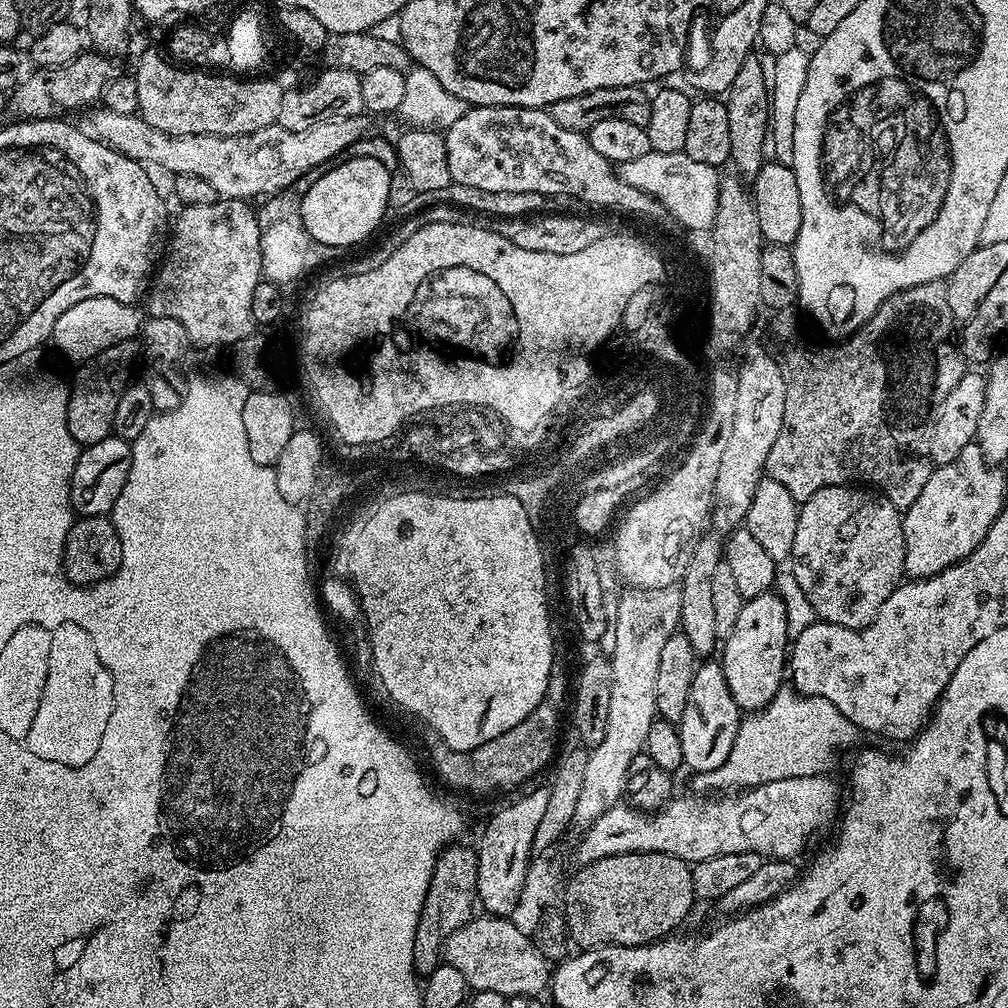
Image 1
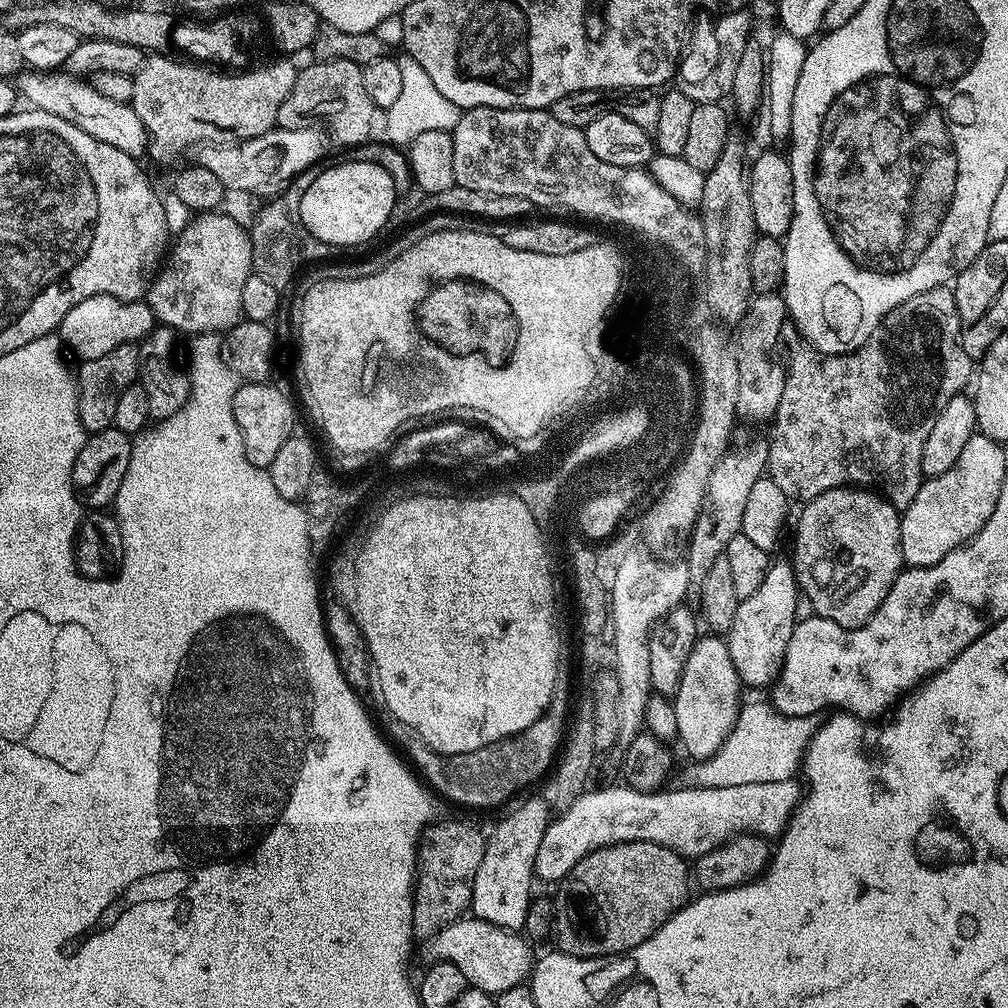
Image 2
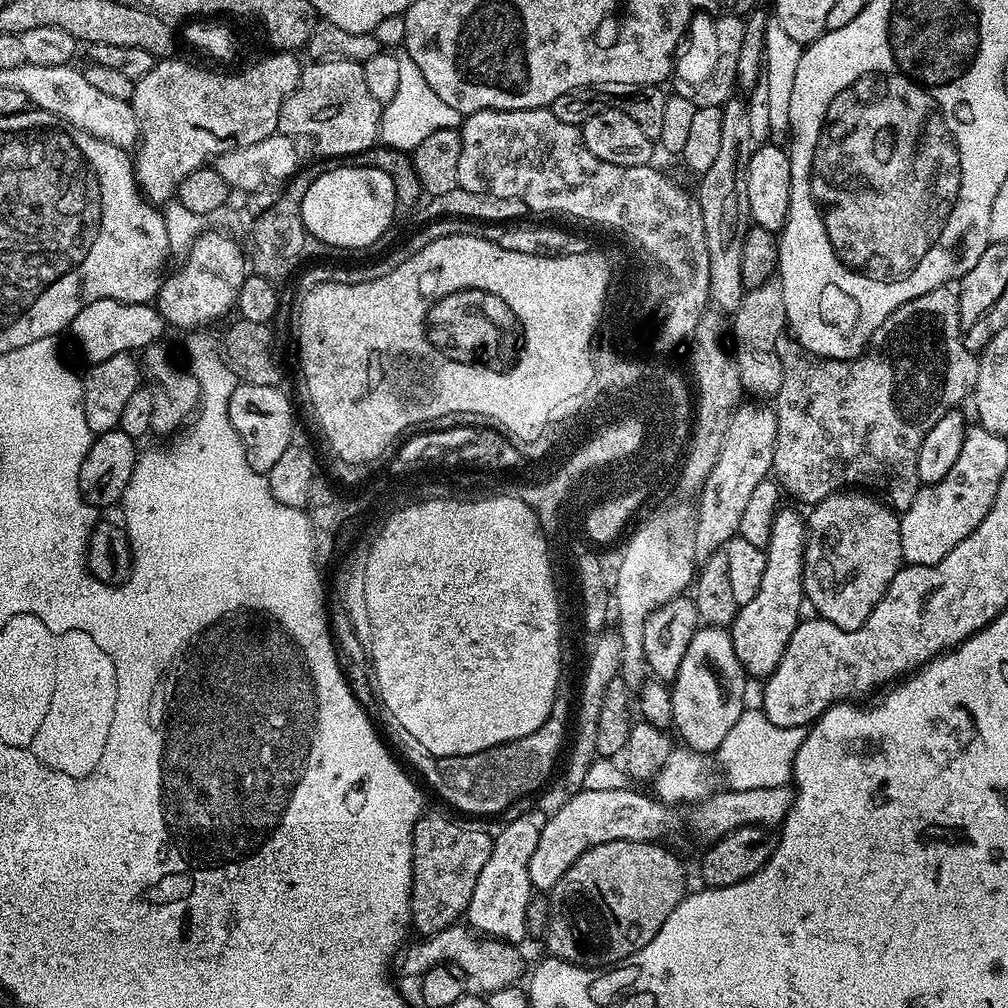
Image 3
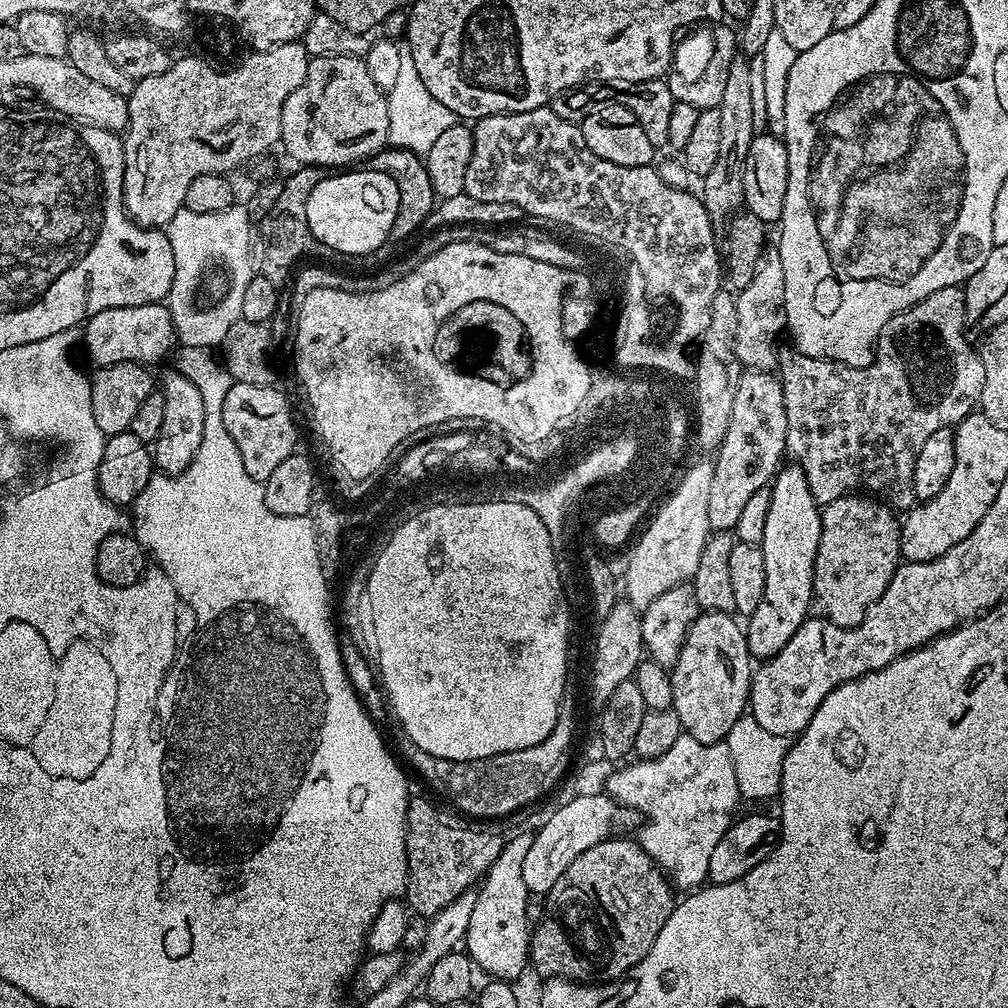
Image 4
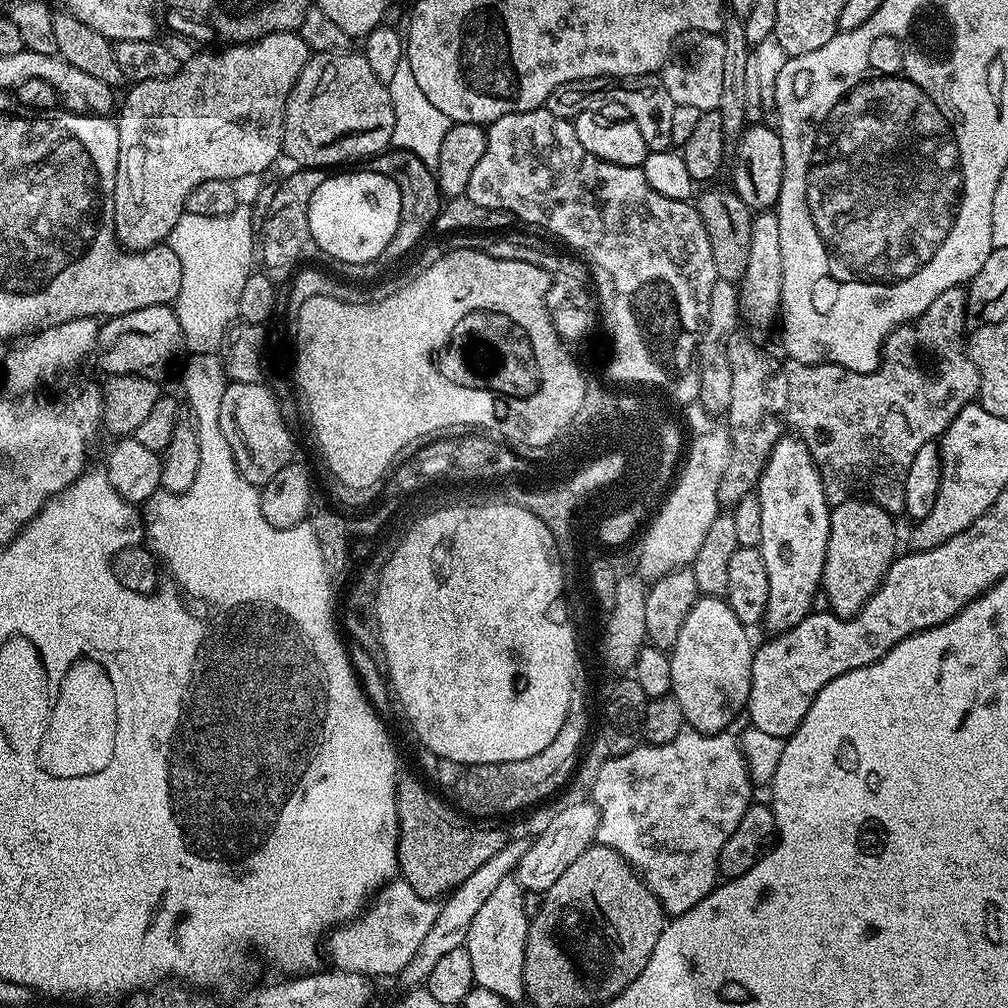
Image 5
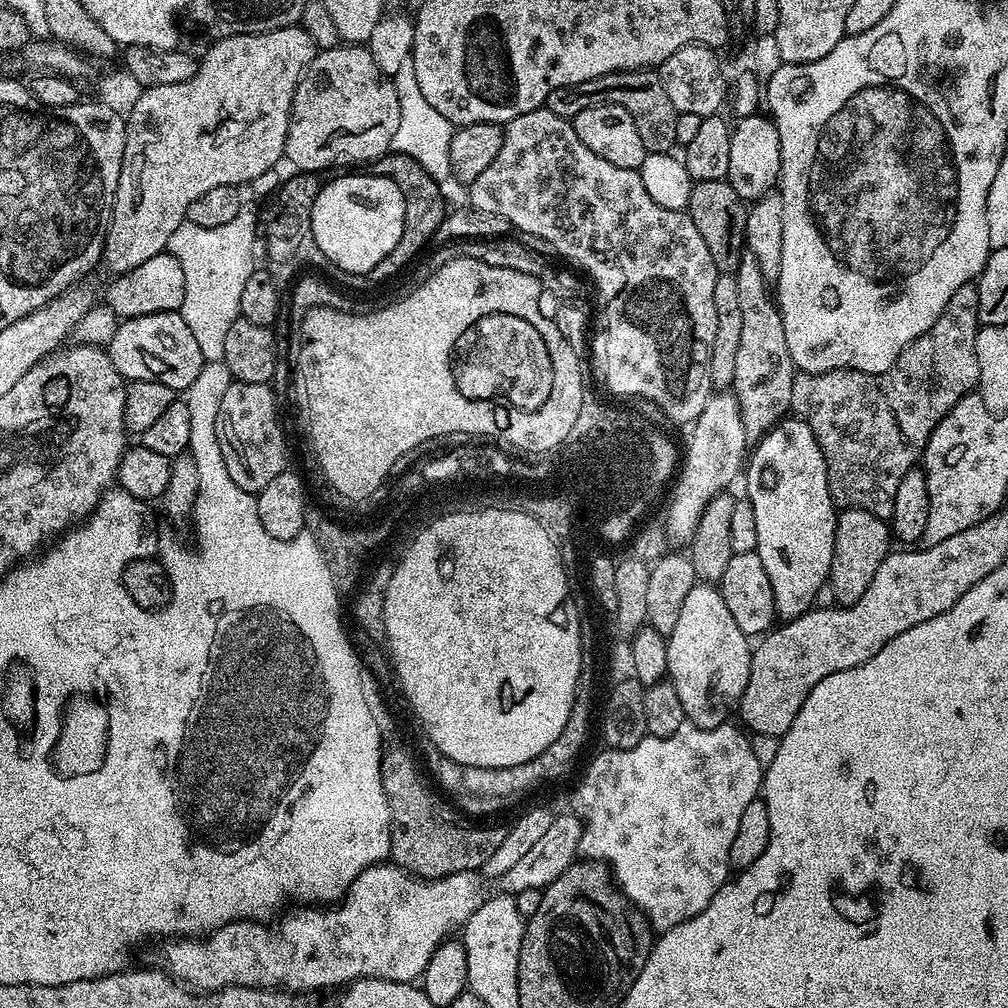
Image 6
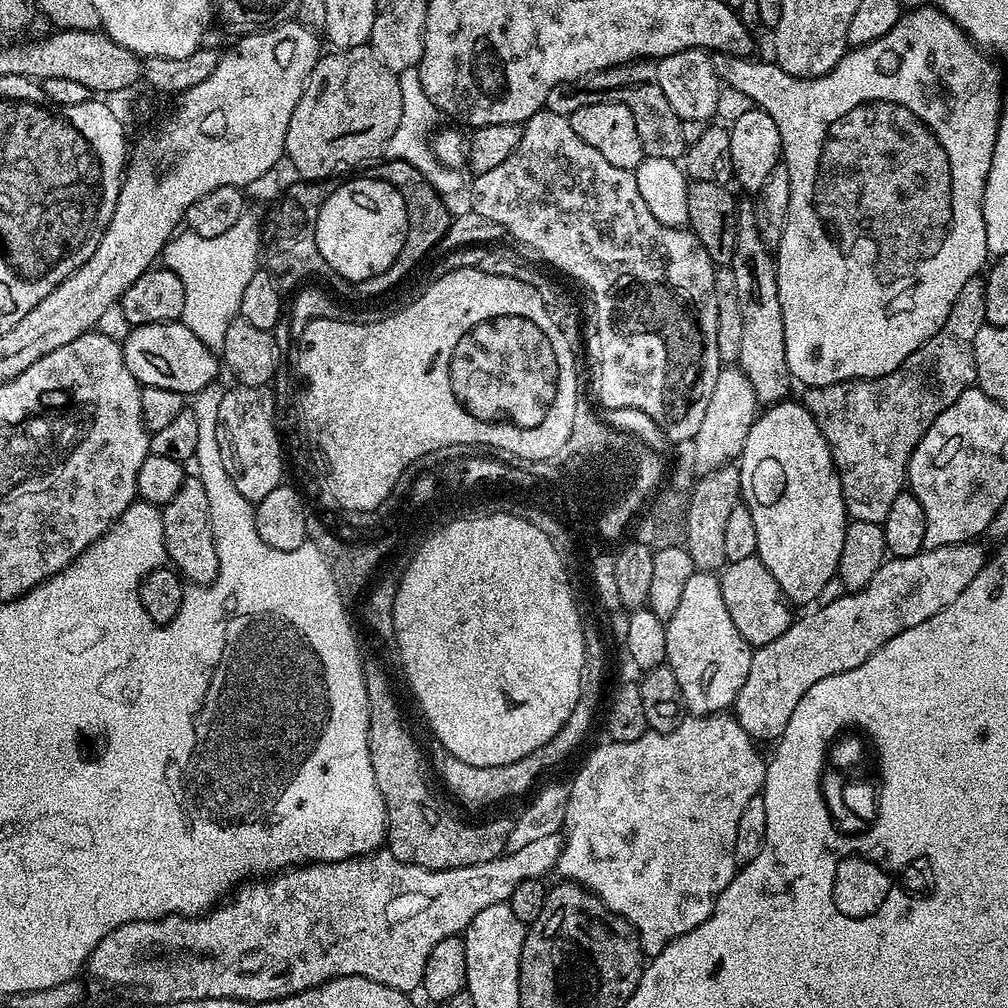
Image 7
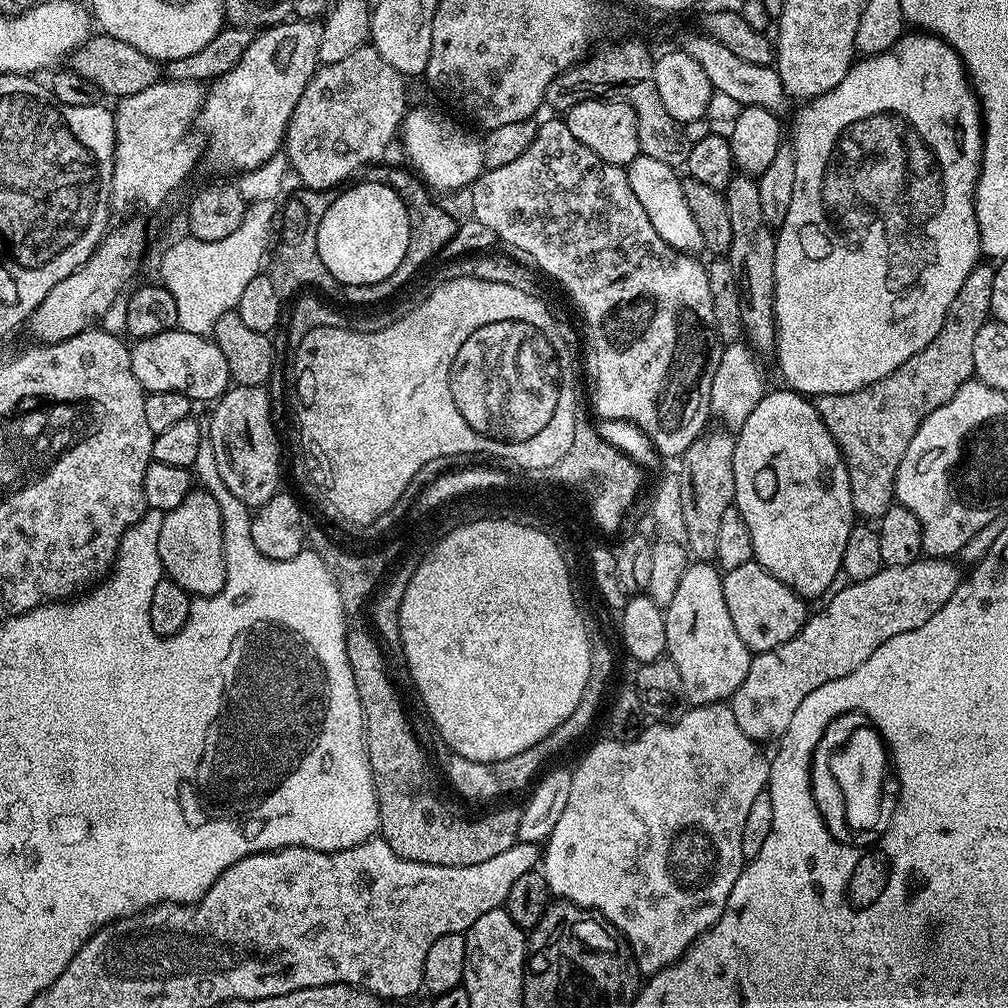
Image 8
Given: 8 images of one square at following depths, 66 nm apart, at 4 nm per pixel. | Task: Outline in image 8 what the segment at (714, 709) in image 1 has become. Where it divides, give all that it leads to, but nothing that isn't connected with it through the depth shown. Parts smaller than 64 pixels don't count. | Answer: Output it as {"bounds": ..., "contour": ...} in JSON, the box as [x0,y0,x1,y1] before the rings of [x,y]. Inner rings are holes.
{"bounds":[664,563,753,705],"contour":[[[689,563],[686,574],[682,574],[677,593],[664,608],[668,647],[666,656],[674,662],[674,666],[678,666],[678,674],[682,674],[685,697],[692,700],[693,705],[727,701],[738,690],[738,686],[742,686],[750,670],[753,653],[749,652],[742,638],[738,638],[738,630],[734,630],[734,622],[730,618],[730,610],[726,610],[726,598],[722,594],[723,581],[721,569],[715,563]]]}

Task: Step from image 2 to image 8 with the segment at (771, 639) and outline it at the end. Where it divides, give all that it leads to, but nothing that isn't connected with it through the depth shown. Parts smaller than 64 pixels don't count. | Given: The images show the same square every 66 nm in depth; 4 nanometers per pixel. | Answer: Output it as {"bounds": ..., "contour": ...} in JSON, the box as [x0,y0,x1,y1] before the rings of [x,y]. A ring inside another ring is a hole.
{"bounds":[734,390,858,598],"contour":[[[791,390],[769,391],[750,410],[750,418],[735,433],[734,507],[742,514],[752,539],[752,554],[778,582],[805,598],[819,598],[830,581],[842,572],[842,554],[858,517],[852,505],[850,474],[844,455],[822,422],[815,403]]]}

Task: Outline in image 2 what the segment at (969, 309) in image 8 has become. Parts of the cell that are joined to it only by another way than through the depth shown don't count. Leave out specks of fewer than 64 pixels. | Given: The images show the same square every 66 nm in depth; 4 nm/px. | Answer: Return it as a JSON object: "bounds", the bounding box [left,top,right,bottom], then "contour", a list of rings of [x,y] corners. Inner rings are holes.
{"bounds":[766,286,974,510],"contour":[[[941,286],[931,288],[922,294],[914,294],[906,302],[902,302],[890,314],[880,319],[880,324],[863,345],[856,351],[846,356],[821,355],[815,348],[811,347],[807,340],[799,334],[785,335],[782,340],[783,347],[788,347],[788,360],[786,356],[786,371],[784,374],[784,389],[782,390],[782,402],[778,402],[778,410],[774,417],[772,428],[772,441],[766,444],[768,463],[766,475],[770,477],[779,488],[782,494],[786,494],[789,501],[807,502],[816,496],[829,492],[831,488],[843,488],[845,486],[863,486],[868,490],[875,490],[885,500],[891,502],[898,510],[906,509],[910,502],[914,502],[914,494],[918,494],[922,483],[920,470],[920,459],[922,458],[922,446],[926,446],[926,438],[930,438],[930,430],[934,430],[936,415],[944,409],[950,398],[961,395],[964,388],[969,387],[974,376],[973,357],[966,354],[960,345],[960,319],[958,318],[958,306],[956,305],[956,294],[951,287]]]}

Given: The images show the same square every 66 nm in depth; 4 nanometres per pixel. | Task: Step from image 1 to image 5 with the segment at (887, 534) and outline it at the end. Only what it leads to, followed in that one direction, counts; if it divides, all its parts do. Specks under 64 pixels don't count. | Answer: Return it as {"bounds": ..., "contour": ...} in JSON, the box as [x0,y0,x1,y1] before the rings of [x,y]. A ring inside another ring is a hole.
{"bounds":[820,498,898,616],"contour":[[[863,498],[847,500],[835,505],[830,511],[830,536],[826,542],[826,560],[822,566],[820,586],[828,599],[829,609],[834,616],[857,616],[866,602],[878,590],[892,561],[898,555],[896,549],[896,524],[893,513],[882,510],[872,501]]]}

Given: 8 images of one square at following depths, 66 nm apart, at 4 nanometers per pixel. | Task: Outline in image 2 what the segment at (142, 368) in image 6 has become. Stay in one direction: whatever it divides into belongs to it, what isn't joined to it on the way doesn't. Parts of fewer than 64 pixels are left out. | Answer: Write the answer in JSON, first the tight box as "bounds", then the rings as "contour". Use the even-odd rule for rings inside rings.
{"bounds":[58,296,154,362],"contour":[[[91,296],[72,305],[62,318],[58,335],[63,347],[68,348],[84,362],[100,362],[112,356],[114,346],[136,344],[152,331],[154,317],[143,299],[119,300],[113,296]]]}

